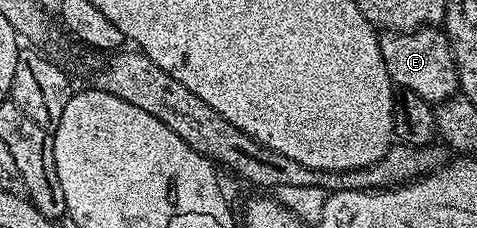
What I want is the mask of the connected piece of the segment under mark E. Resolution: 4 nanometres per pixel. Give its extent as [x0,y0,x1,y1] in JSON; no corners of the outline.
[380,26,459,105]

